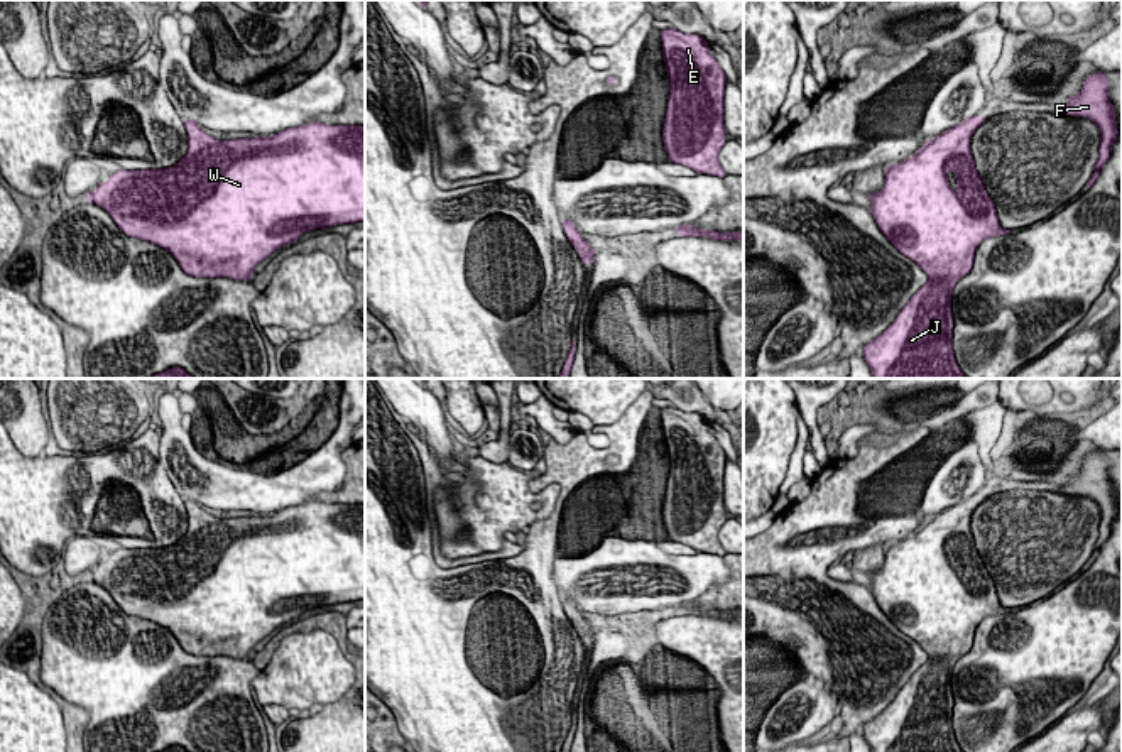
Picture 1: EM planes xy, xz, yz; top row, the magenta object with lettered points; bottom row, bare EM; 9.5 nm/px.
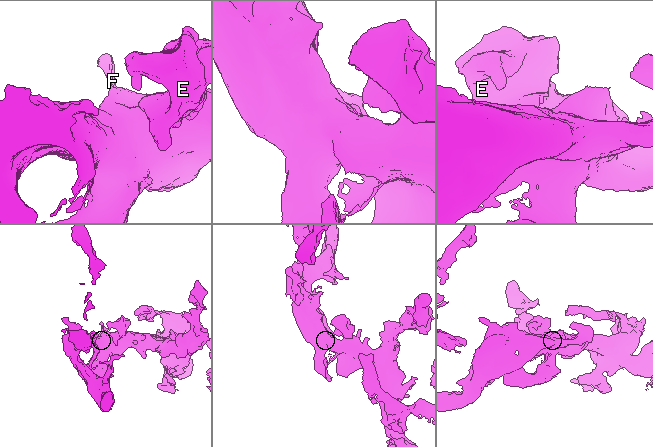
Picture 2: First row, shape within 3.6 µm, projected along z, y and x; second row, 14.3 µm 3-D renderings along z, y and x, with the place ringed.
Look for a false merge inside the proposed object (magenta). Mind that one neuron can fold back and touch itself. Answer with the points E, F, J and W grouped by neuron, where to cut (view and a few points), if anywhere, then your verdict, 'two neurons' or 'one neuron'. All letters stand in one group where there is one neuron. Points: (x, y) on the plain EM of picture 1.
E F J W; no cut; one neuron

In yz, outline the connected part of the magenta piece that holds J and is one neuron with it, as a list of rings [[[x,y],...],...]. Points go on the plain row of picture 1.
[[[968,495],[926,519],[909,537],[887,544],[884,566],[869,573],[869,590],[880,610],[928,654],[894,701],[863,725],[872,752],[963,752],[953,730],[953,668],[972,649],[975,629],[985,617],[1010,612],[999,602],[970,529],[972,514],[983,500],[985,495]]]

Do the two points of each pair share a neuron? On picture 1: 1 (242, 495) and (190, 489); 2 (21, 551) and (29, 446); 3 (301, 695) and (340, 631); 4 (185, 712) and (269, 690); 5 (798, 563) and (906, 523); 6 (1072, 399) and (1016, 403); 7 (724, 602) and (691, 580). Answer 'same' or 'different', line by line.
1: same
2: different
3: different
4: different
5: same
6: same
7: different

